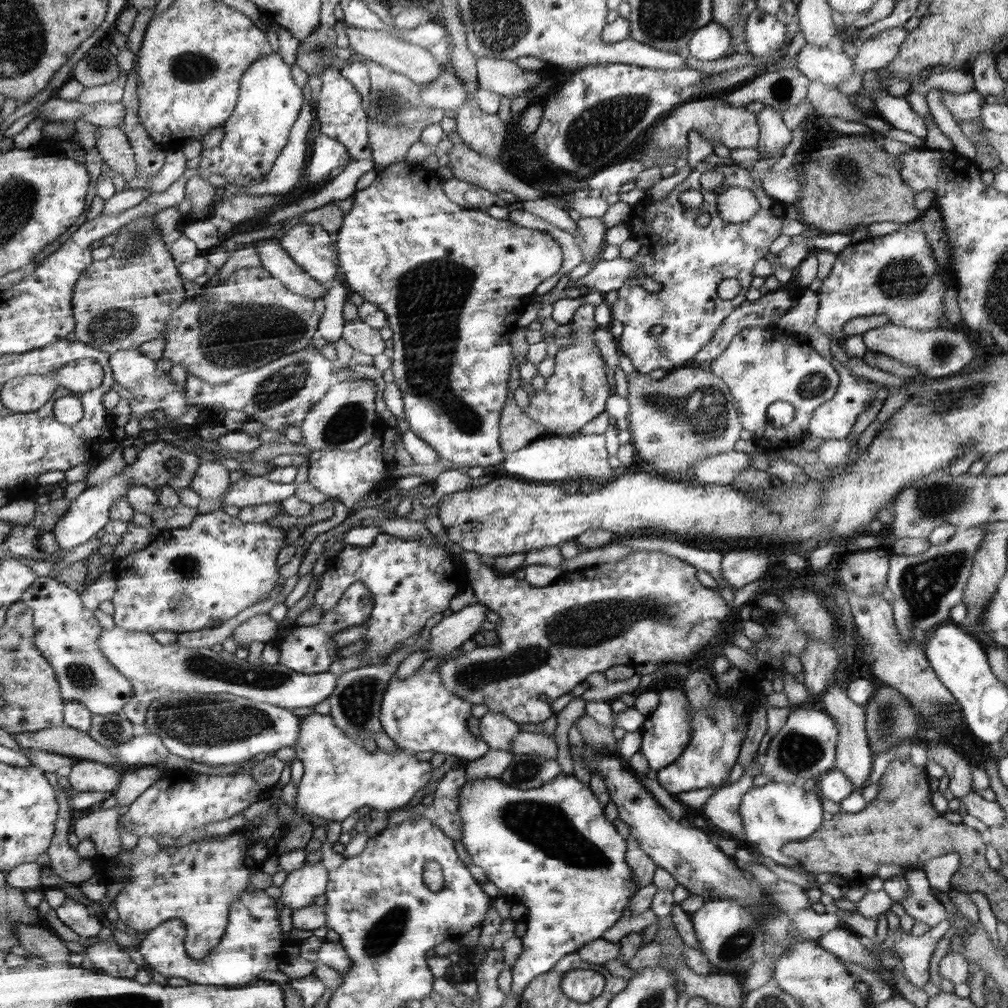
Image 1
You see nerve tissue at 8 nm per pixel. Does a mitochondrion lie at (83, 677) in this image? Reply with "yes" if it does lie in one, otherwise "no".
yes

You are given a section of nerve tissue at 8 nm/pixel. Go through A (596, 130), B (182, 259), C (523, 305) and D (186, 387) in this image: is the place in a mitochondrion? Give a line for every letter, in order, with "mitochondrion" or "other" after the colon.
A: mitochondrion
B: other
C: other
D: other

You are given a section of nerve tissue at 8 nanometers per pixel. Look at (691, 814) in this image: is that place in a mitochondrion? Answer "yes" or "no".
no

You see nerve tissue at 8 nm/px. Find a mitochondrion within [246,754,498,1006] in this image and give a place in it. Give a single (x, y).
(384, 934)

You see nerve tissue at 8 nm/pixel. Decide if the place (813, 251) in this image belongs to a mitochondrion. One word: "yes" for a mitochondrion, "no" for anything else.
no

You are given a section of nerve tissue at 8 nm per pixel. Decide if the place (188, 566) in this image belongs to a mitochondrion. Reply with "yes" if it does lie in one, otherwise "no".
yes

